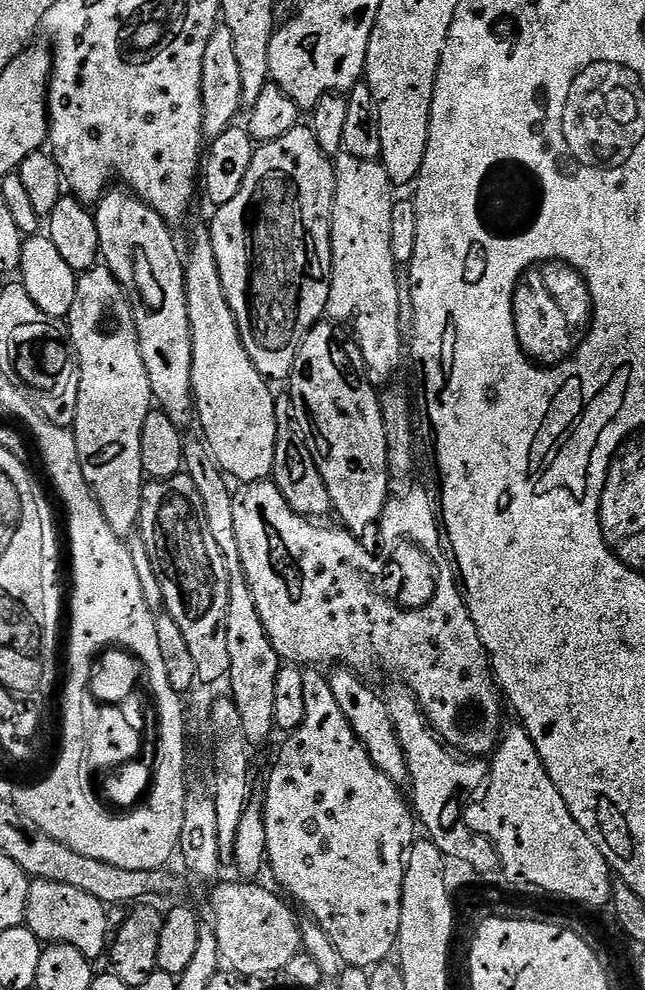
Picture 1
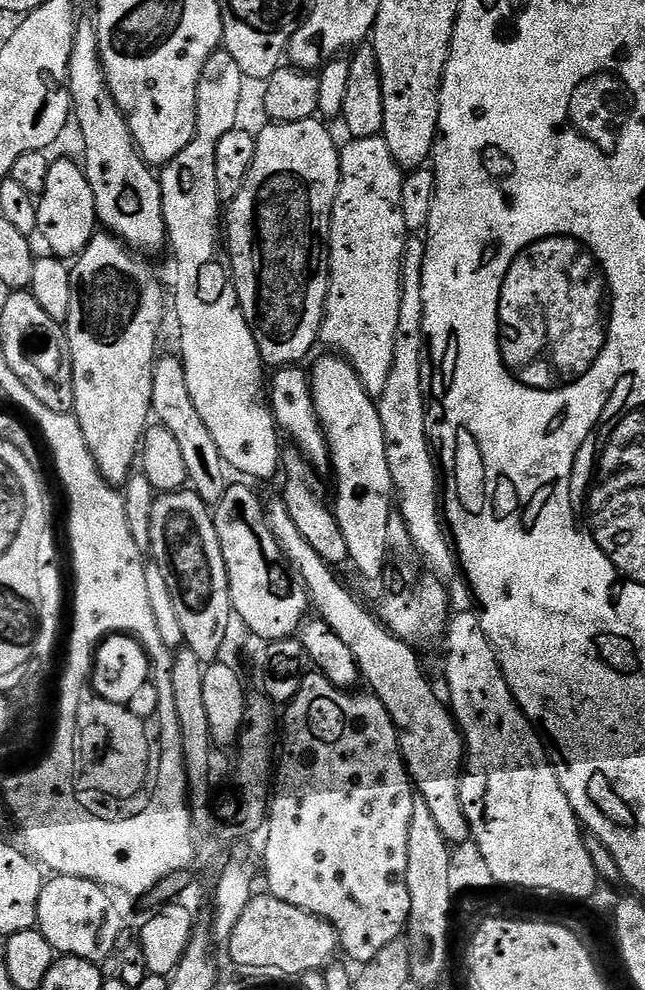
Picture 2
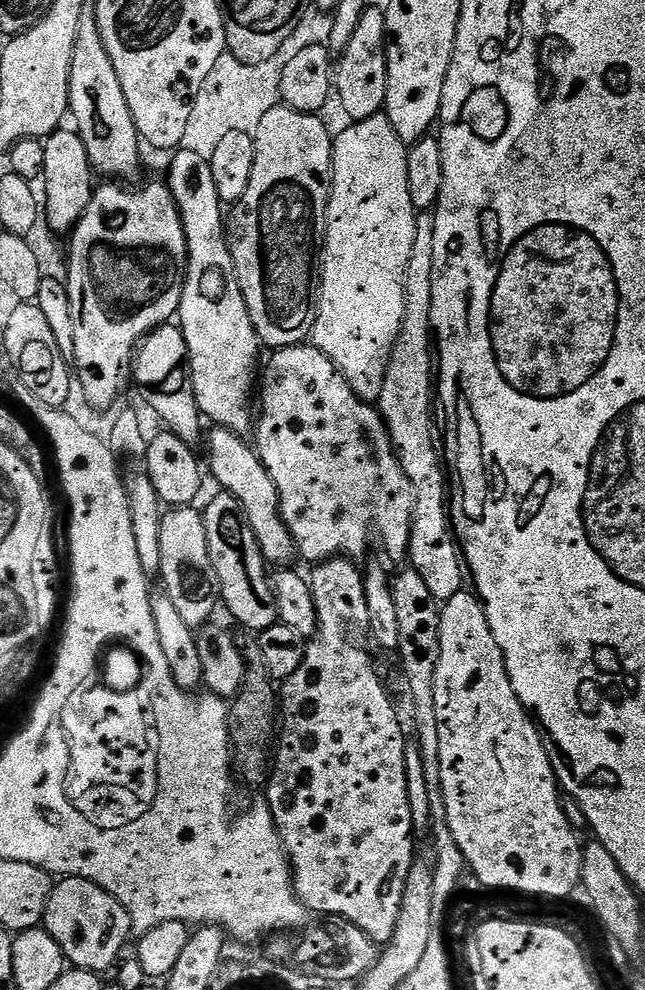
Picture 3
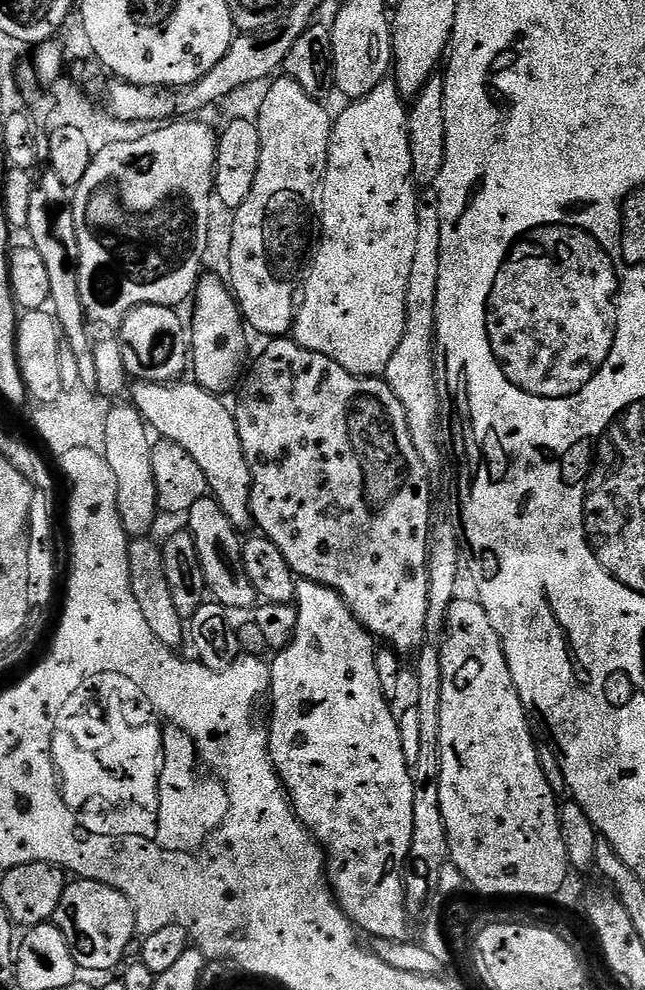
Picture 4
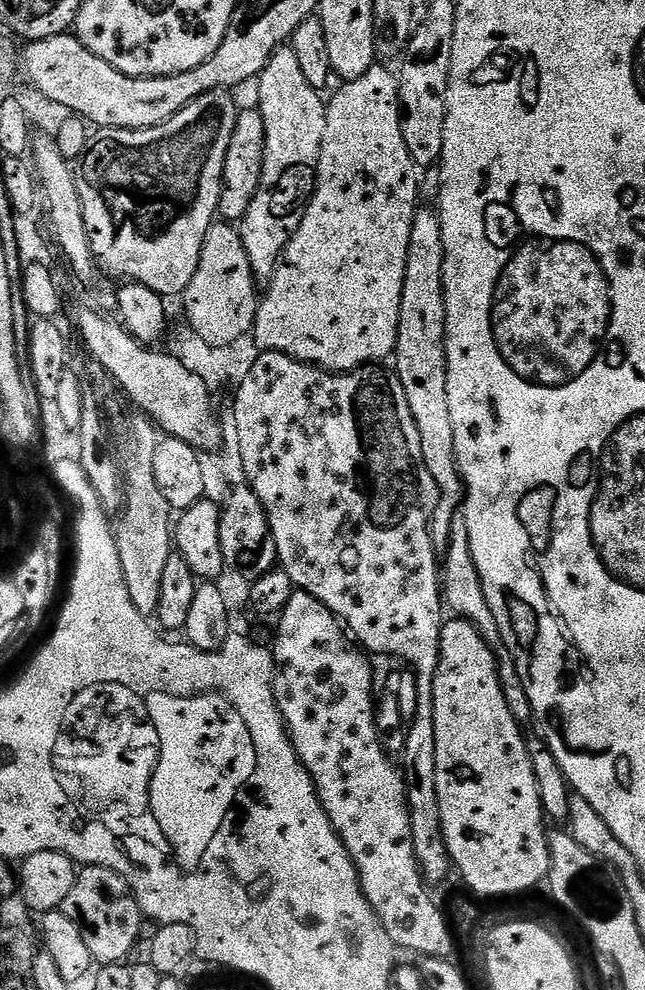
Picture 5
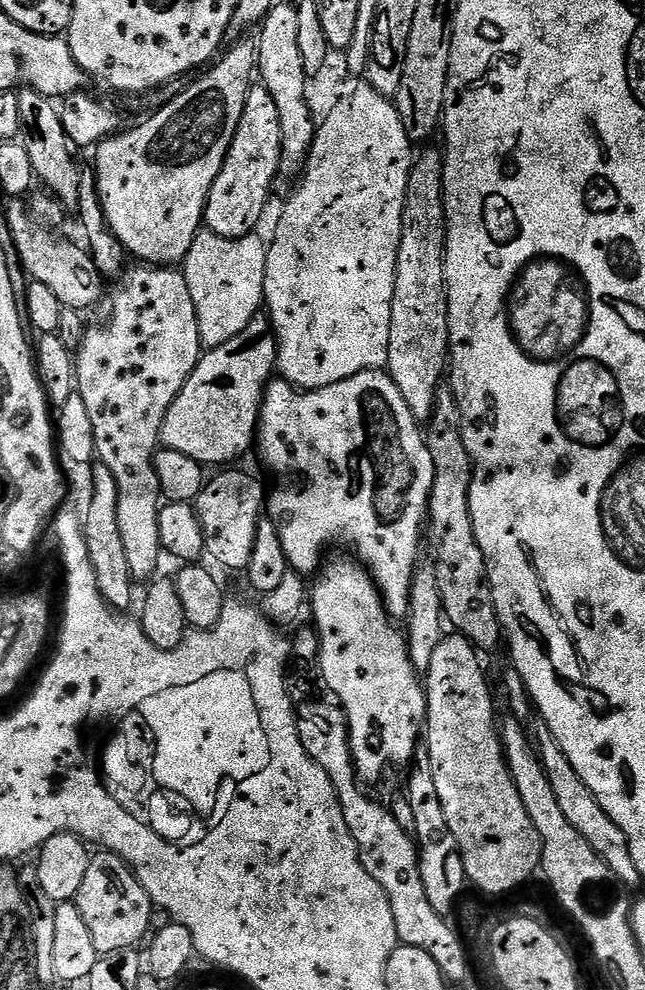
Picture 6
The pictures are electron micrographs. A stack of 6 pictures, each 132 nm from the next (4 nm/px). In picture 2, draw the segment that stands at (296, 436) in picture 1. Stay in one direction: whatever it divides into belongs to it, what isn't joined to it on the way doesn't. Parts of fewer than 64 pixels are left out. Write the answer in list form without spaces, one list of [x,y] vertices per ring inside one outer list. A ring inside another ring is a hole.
[[[288,446],[282,452],[282,477],[284,476],[284,493],[282,499],[286,510],[290,510],[290,518],[294,518],[294,526],[302,533],[302,538],[318,550],[318,554],[327,564],[333,566],[349,563],[346,550],[346,538],[342,538],[342,530],[336,521],[336,513],[324,501],[324,492],[320,489],[320,480],[316,477],[317,469],[311,460],[295,446]]]

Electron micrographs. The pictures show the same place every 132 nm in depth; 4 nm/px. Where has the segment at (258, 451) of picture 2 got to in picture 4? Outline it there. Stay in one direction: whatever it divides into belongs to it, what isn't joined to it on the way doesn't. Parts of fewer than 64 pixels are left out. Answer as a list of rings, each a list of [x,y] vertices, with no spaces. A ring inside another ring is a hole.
[[[205,275],[196,286],[192,324],[190,320],[190,372],[196,375],[193,376],[195,383],[202,385],[206,391],[224,394],[232,383],[237,383],[245,367],[244,355],[248,352],[249,333],[231,287],[221,277],[220,280],[216,276]]]

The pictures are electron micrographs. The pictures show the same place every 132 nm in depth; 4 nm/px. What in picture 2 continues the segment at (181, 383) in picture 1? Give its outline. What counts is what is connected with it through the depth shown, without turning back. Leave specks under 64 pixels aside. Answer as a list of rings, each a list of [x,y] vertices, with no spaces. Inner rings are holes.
[[[81,19],[76,25],[74,46],[70,50],[68,89],[72,91],[74,124],[84,135],[82,167],[88,175],[90,190],[94,190],[96,219],[104,224],[116,239],[140,254],[156,252],[165,247],[168,227],[162,210],[162,190],[157,173],[140,156],[128,118],[122,114],[118,102],[108,89],[104,77],[104,64],[100,60],[100,47],[95,19]]]

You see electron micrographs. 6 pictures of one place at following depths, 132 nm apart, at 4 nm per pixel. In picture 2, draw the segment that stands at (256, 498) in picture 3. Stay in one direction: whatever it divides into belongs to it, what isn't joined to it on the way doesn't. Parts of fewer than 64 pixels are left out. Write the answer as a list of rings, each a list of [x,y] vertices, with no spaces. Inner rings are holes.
[[[283,499],[268,500],[266,504],[268,525],[284,551],[285,561],[293,572],[299,576],[315,615],[342,638],[350,654],[360,667],[363,683],[369,684],[371,695],[376,696],[390,714],[396,727],[400,753],[408,768],[408,776],[414,785],[415,795],[426,798],[438,830],[448,839],[449,845],[467,844],[470,840],[468,819],[460,805],[460,778],[464,766],[464,737],[456,727],[449,705],[432,689],[420,660],[416,657],[417,649],[400,637],[395,636],[383,623],[351,592],[344,588],[342,581],[336,577],[337,569],[327,564],[320,557],[318,550],[302,538],[290,510],[286,510]]]

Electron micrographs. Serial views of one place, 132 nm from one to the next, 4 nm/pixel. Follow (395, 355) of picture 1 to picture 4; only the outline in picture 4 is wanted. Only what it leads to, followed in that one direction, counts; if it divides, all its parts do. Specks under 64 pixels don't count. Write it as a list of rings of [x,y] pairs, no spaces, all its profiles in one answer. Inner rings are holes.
[[[395,79],[383,80],[370,94],[361,100],[353,100],[349,108],[339,117],[335,117],[332,126],[332,137],[328,147],[328,165],[324,167],[324,179],[318,189],[318,236],[320,245],[315,245],[302,280],[302,295],[298,300],[296,319],[292,322],[291,339],[301,344],[306,350],[314,350],[318,354],[326,354],[342,370],[355,376],[383,377],[386,366],[390,366],[390,357],[398,350],[398,342],[402,342],[402,334],[406,331],[406,286],[410,278],[410,266],[414,263],[414,246],[418,239],[418,214],[416,213],[417,185],[412,178],[412,159],[410,158],[410,138],[408,137],[408,108],[405,97],[396,88]]]

